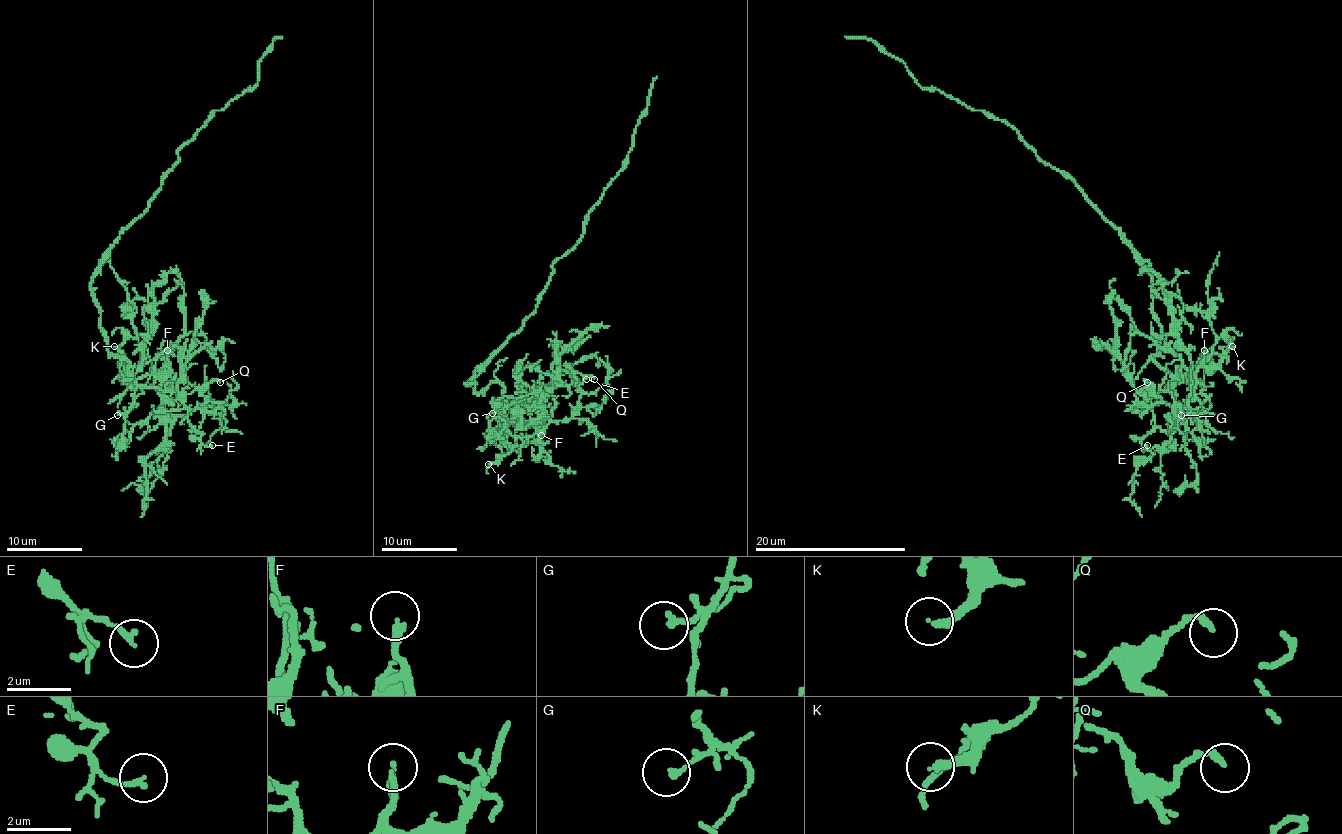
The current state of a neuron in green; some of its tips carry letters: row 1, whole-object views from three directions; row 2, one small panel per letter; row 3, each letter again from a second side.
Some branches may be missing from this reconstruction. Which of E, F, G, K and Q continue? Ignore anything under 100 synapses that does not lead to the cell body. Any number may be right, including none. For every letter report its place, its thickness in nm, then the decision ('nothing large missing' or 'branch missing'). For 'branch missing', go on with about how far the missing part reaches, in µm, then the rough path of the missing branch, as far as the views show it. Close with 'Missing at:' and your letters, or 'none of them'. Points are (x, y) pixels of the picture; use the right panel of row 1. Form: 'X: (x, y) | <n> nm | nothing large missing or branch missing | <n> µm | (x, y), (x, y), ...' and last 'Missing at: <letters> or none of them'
E: (1147, 445) | 160 nm | nothing large missing
F: (1204, 350) | 200 nm | branch missing | 25 µm | (1204, 350), (1196, 337), (1192, 341), (1196, 329), (1175, 311), (1155, 303), (1143, 288), (1145, 277), (1128, 267)
G: (1181, 415) | 160 nm | nothing large missing
K: (1232, 346) | 220 nm | nothing large missing
Q: (1147, 382) | 190 nm | nothing large missing
Missing at: F

